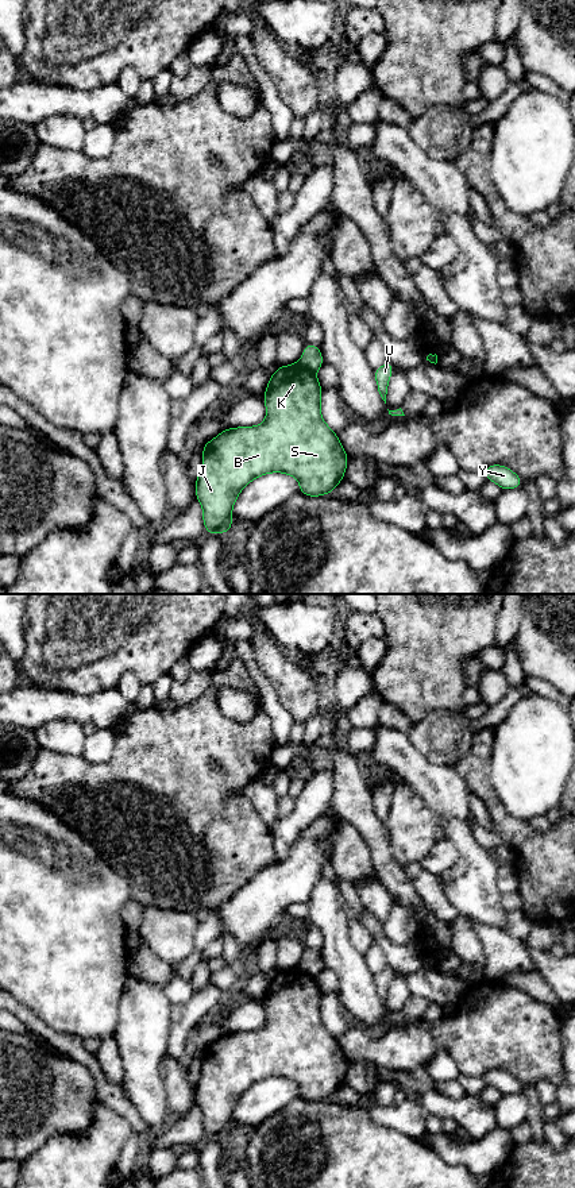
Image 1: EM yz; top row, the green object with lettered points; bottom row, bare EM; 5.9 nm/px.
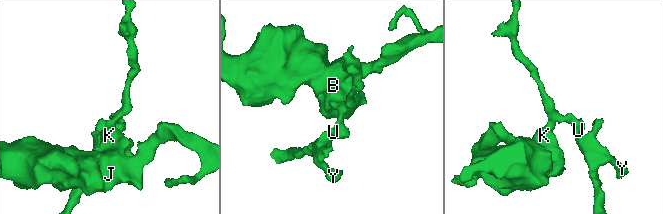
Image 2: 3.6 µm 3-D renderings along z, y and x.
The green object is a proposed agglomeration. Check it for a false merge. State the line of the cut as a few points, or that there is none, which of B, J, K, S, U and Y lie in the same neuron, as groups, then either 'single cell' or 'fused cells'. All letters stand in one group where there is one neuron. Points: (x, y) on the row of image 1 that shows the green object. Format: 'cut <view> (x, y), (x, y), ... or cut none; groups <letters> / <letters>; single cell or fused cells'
cut yz (298, 362), (315, 374); groups B J K S / U Y; fused cells

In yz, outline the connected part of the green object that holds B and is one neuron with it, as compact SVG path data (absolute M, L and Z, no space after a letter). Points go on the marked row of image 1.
M300 362L278 366L263 393L265 421L254 427L225 428L202 446L194 495L202 506L207 535L225 535L232 529L232 508L244 486L255 478L271 472L292 475L300 483L300 494L308 497L332 494L344 479L350 456L337 433L323 420L321 393L316 374Z

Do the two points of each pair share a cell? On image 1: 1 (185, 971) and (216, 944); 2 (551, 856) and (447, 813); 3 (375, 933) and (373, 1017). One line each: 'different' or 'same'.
1: different
2: different
3: same

